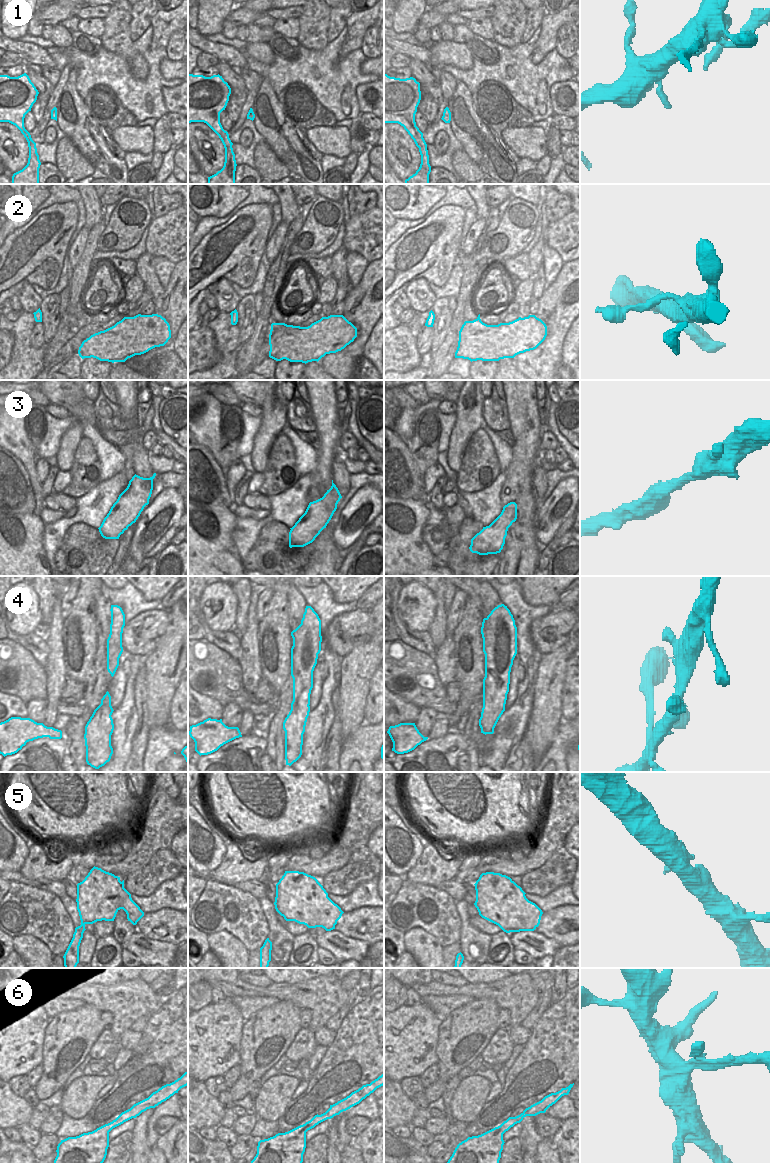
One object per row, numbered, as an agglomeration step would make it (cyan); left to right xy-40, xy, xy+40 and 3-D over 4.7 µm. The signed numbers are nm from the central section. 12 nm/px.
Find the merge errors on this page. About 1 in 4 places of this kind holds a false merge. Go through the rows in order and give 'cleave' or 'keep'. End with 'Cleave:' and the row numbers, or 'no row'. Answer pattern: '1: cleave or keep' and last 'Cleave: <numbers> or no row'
1: keep
2: keep
3: keep
4: keep
5: keep
6: keep
Cleave: no row

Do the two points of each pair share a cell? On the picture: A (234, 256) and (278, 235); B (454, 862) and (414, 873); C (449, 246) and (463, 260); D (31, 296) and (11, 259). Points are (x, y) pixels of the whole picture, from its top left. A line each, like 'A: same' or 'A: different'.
A: different
B: same
C: different
D: different

